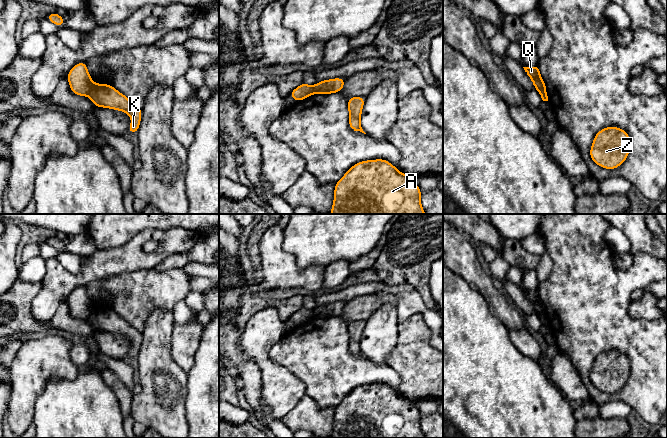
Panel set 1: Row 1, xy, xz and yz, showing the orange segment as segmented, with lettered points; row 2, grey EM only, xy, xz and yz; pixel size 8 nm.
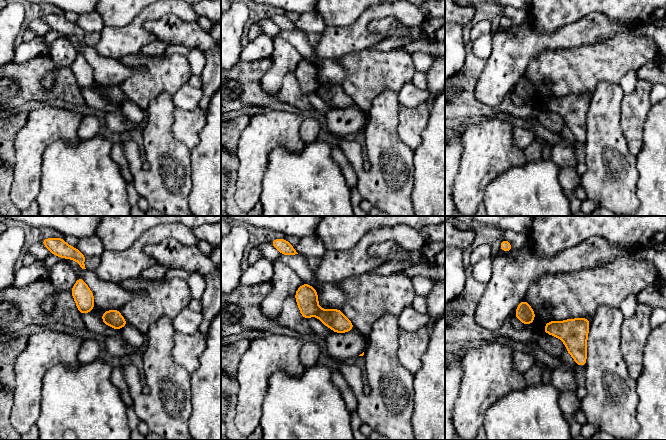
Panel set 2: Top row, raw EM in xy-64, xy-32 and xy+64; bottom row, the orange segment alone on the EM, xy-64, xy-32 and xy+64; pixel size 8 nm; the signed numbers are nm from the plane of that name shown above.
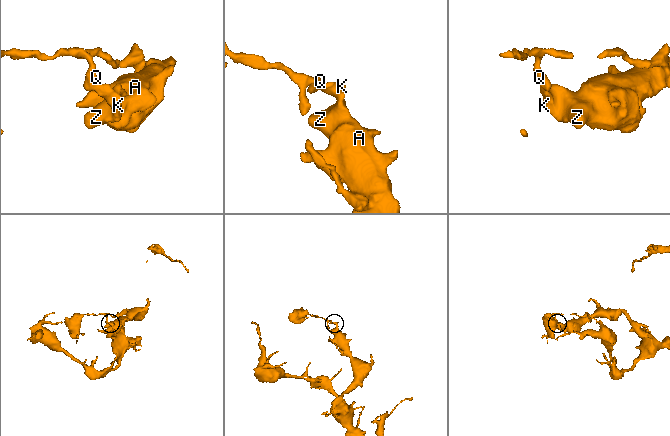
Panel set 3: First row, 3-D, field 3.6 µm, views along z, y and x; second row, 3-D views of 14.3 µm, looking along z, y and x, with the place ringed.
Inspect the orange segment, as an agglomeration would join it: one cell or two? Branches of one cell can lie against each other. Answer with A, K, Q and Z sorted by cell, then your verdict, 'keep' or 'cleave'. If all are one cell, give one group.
A K Z / Q; cleave

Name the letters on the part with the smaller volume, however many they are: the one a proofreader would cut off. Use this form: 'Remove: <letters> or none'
Remove: Q

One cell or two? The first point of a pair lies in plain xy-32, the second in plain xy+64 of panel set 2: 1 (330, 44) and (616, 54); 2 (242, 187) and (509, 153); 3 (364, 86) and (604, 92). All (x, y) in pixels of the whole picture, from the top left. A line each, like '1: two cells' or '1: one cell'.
1: two cells
2: one cell
3: two cells

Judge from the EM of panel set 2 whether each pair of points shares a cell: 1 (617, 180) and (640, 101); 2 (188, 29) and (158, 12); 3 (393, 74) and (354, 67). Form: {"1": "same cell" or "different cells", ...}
{"1": "different cells", "2": "different cells", "3": "same cell"}

